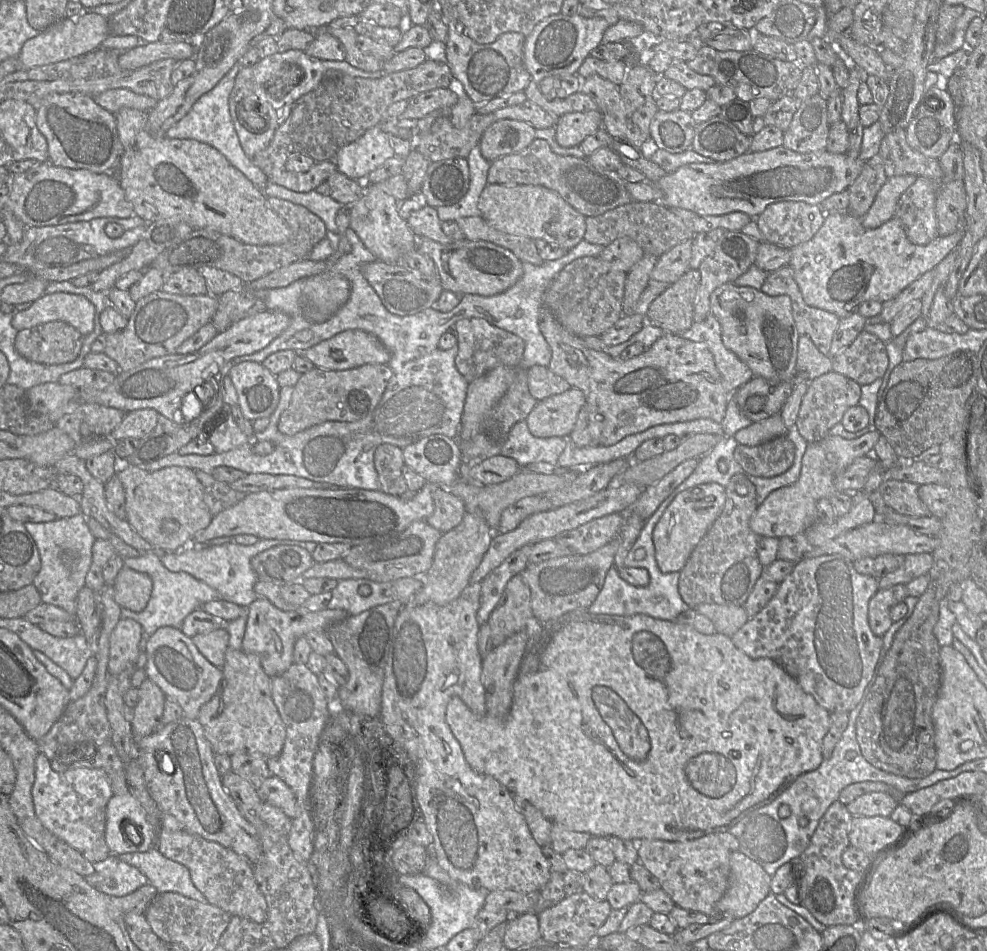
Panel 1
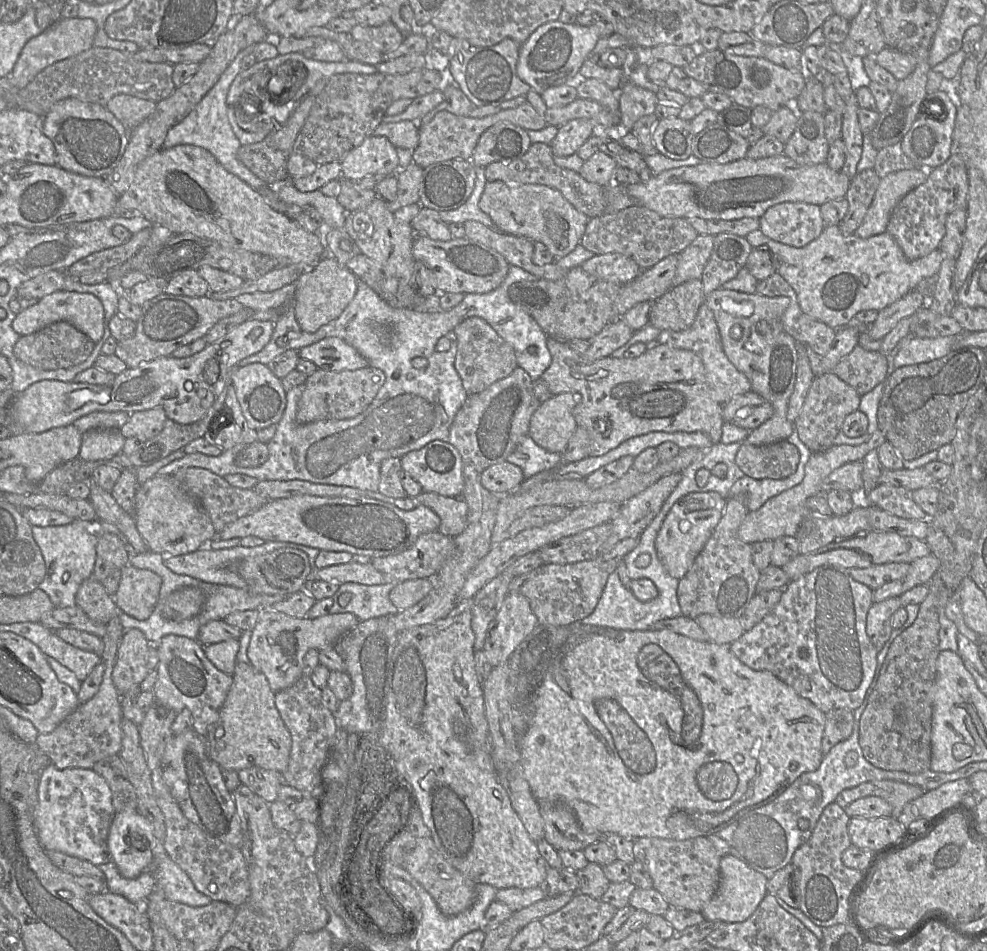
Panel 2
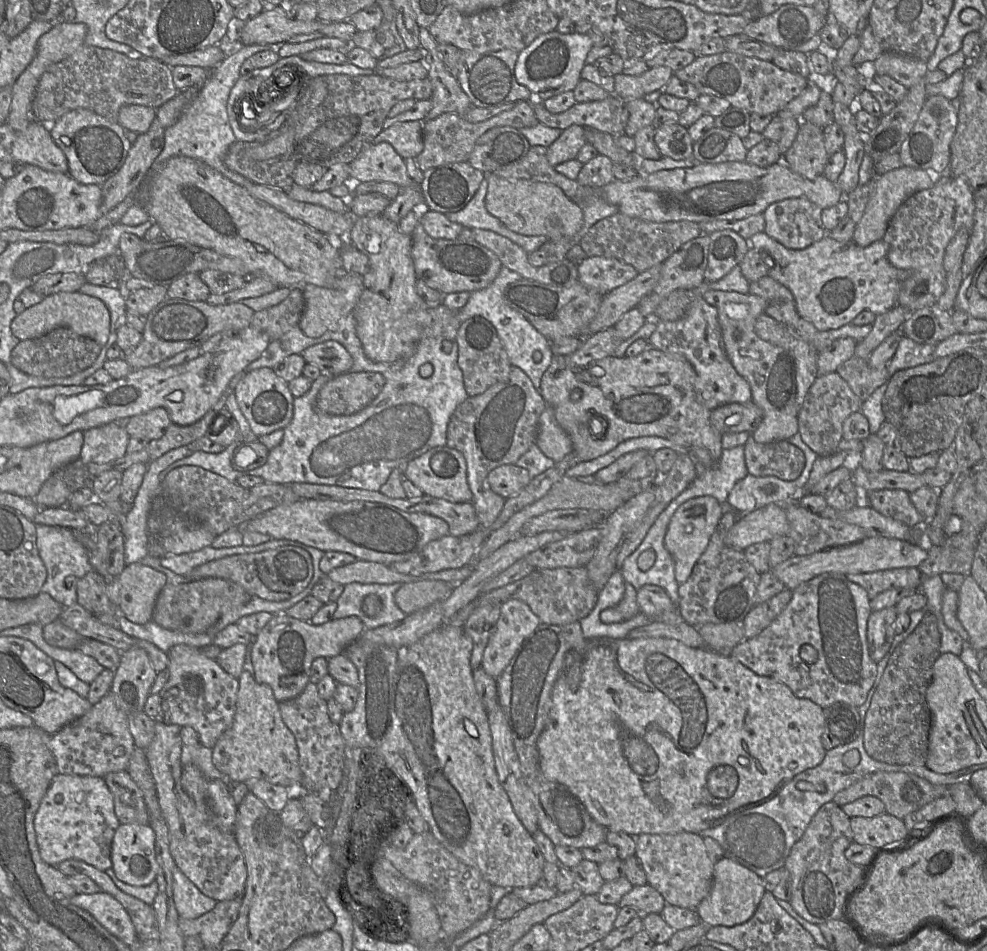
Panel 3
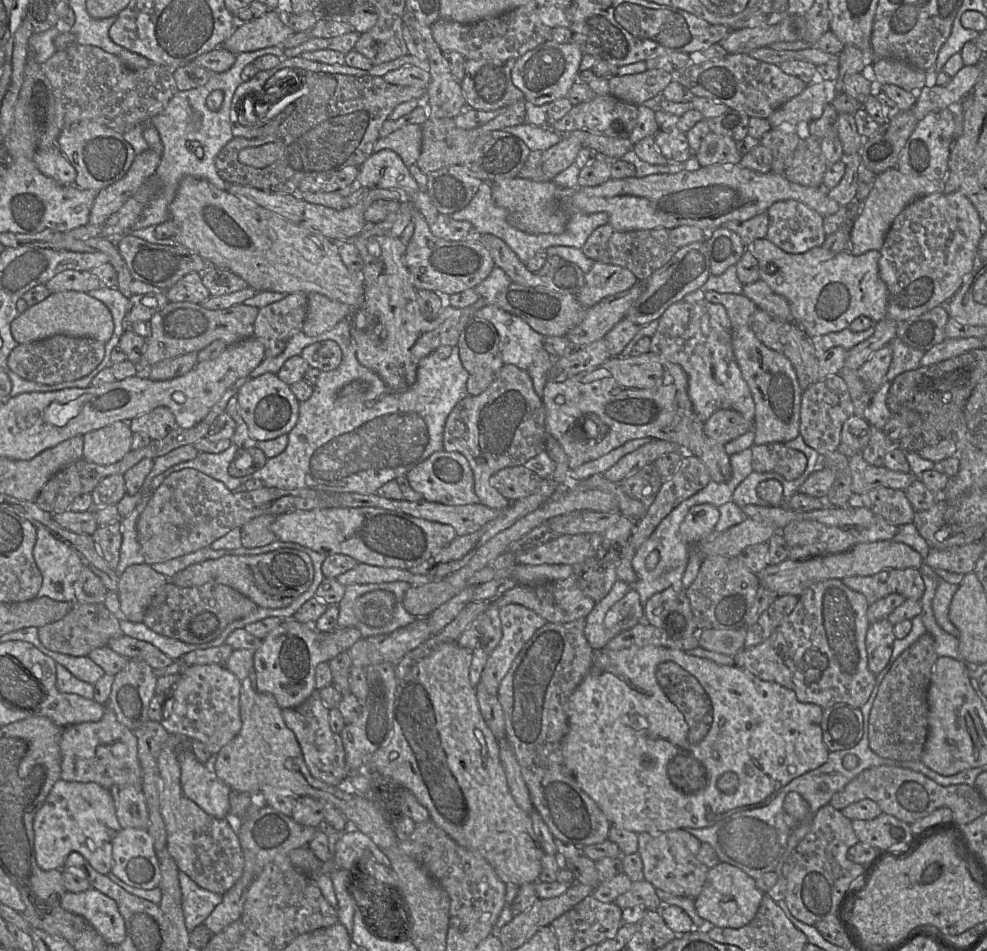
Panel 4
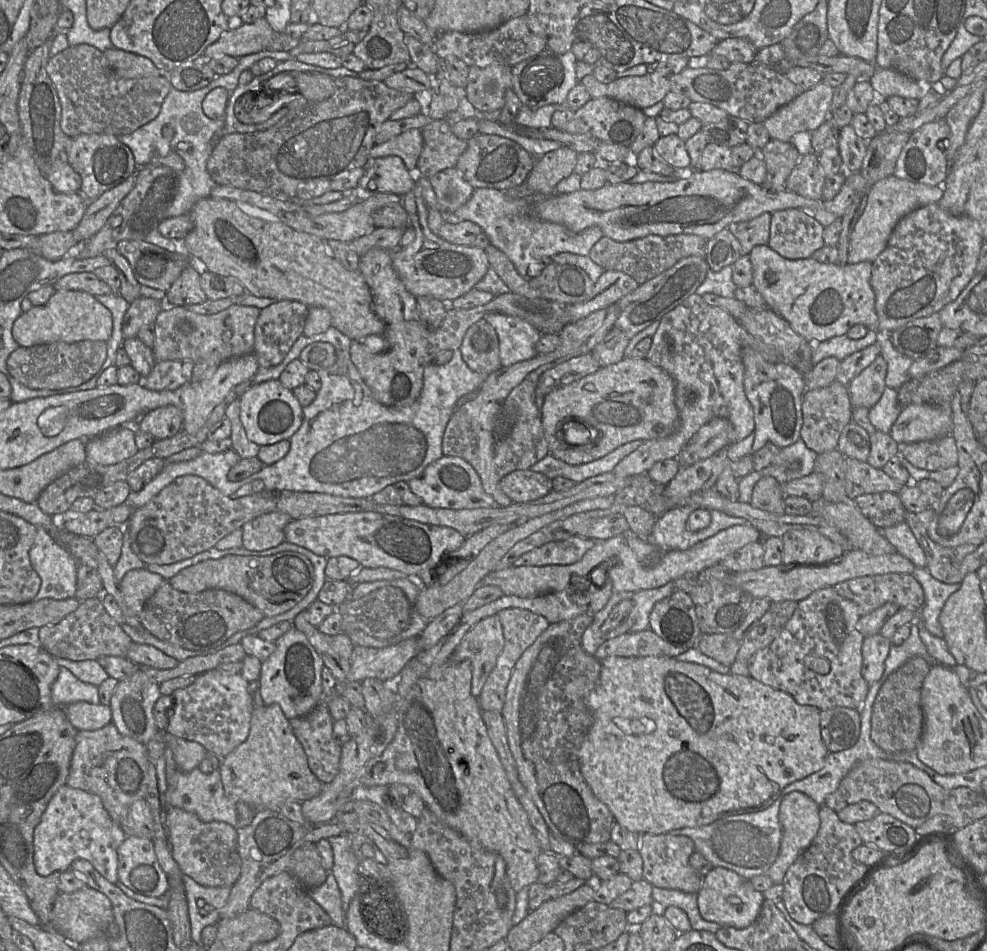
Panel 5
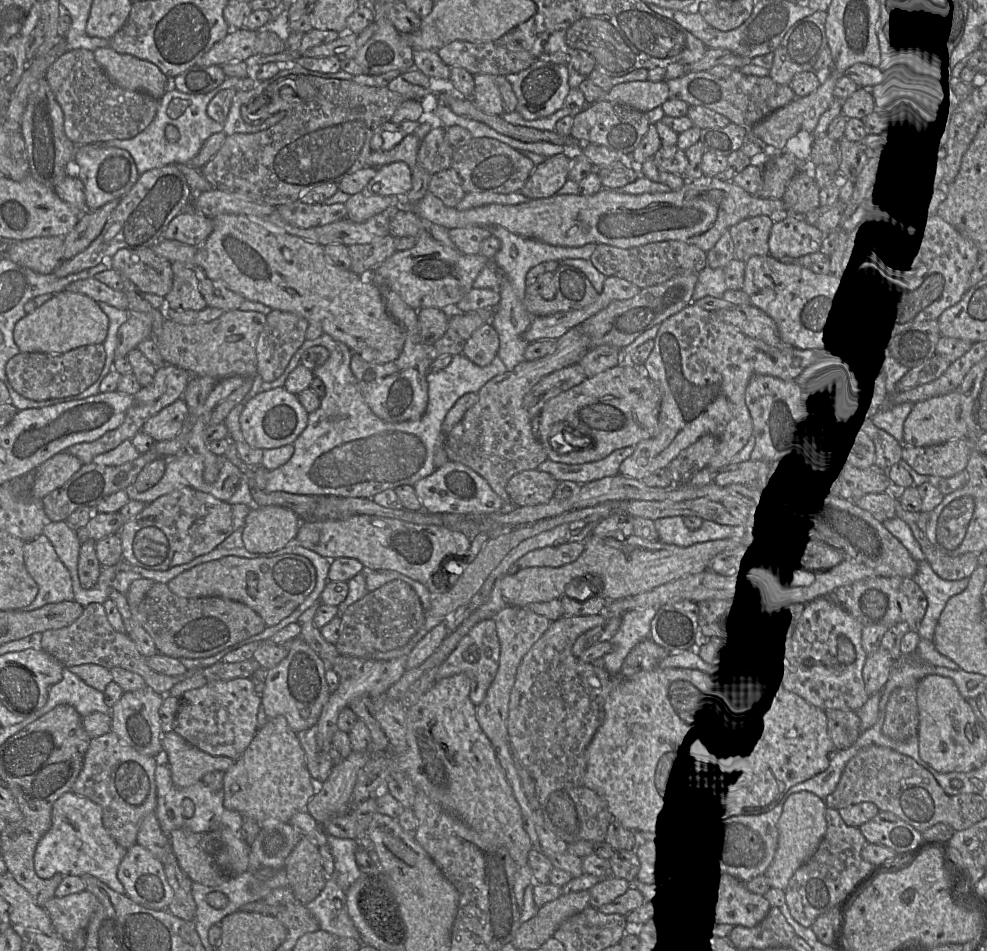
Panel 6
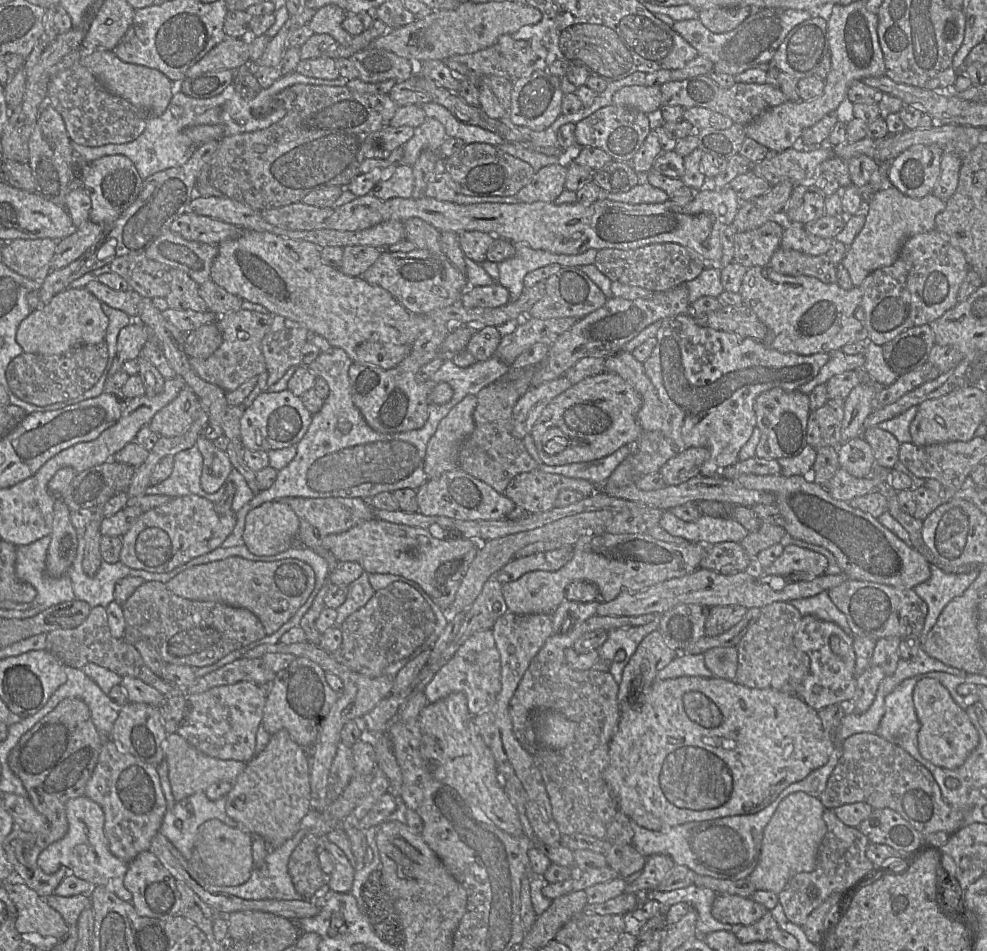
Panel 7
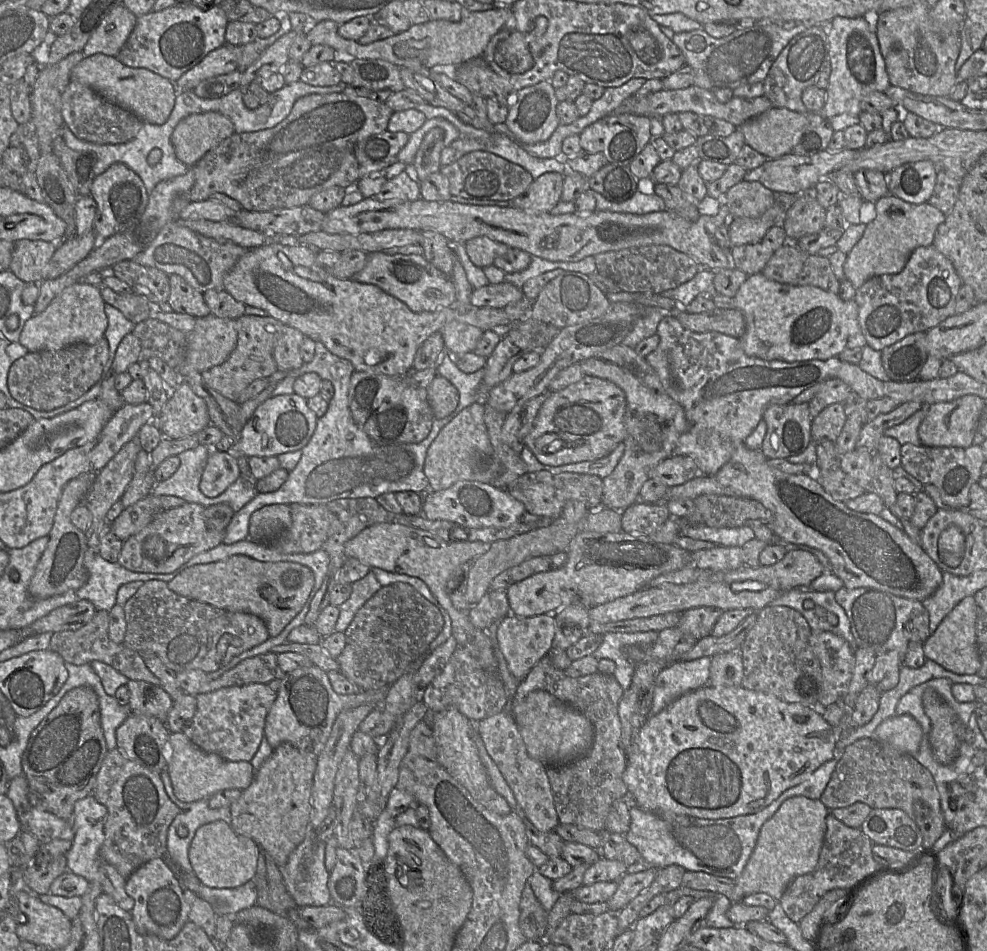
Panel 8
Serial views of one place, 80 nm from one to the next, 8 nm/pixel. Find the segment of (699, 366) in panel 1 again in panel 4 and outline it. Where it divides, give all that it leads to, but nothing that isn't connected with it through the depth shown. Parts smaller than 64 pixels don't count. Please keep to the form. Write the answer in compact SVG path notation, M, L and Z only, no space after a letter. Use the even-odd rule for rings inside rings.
M651 351L628 358L611 357L593 367L603 369L607 376L588 382L589 372L576 374L563 382L548 379L542 401L545 406L547 436L555 438L568 457L570 469L596 460L627 441L641 438L664 440L680 446L687 454L700 459L711 479L727 482L732 470L724 446L711 440L704 433L704 422L695 413L688 395L688 377L676 363ZM596 418L601 423L601 435L593 435L588 421Z

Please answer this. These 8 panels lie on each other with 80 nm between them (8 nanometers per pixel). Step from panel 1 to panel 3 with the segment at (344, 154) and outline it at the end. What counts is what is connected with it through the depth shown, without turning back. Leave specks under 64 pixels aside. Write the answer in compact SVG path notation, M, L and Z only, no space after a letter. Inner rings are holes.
M387 142L373 143L349 166L351 186L369 181L392 182L400 188L419 185L407 173L405 160Z

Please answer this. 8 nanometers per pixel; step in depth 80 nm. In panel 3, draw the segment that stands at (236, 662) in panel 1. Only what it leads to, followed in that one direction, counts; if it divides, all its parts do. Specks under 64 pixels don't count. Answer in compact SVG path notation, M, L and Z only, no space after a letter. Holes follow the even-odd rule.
M247 670L238 678L236 712L231 726L219 737L212 748L212 759L216 768L231 780L245 783L249 779L265 779L271 783L292 788L300 788L303 778L299 766L299 753L296 740L291 730L284 723L272 688L267 684L258 683Z

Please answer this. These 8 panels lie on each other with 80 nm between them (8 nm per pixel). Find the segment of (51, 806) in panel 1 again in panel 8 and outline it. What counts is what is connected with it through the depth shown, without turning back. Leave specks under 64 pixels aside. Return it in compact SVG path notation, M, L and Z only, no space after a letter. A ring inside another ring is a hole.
M92 795L75 802L71 819L74 838L71 848L66 852L67 871L84 877L89 883L99 883L103 892L110 895L120 908L131 912L134 900L125 891L126 879L119 874L114 866L105 862L99 854L104 842L104 825L107 815L107 808Z

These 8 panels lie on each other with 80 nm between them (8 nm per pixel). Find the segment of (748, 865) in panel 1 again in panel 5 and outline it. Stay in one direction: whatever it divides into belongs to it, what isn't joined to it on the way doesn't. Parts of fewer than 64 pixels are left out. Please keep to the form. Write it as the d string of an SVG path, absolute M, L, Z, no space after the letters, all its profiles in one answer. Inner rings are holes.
M713 867L702 879L702 885L697 893L698 908L701 916L721 927L729 926L738 929L747 928L758 917L764 896L754 889L750 880L736 872L723 867Z

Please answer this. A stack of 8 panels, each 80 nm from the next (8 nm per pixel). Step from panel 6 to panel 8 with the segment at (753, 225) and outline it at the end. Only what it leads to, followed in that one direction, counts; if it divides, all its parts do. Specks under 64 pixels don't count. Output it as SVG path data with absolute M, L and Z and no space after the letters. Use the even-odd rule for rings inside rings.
M774 225L758 243L731 248L731 256L735 267L750 276L762 273L772 255L786 243L788 237L784 228Z

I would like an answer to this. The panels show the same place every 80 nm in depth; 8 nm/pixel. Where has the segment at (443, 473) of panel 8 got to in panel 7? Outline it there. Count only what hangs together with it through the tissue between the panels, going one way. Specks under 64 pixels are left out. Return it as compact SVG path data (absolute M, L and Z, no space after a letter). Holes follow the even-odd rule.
M467 395L439 423L426 449L424 471L427 480L459 468L458 450L475 428L473 412L476 405L477 397Z

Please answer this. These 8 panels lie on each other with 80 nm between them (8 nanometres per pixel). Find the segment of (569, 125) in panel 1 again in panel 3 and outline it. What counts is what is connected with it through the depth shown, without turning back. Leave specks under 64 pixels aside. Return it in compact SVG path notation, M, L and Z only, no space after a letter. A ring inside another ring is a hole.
M571 125L562 130L560 136L548 147L547 159L551 166L577 158L580 149L587 143L586 128Z

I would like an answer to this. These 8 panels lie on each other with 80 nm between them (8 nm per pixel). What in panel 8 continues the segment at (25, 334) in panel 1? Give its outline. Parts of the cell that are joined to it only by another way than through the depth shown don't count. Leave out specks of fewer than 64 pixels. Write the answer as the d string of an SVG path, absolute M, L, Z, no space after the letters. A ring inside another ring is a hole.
M105 338L94 345L74 344L60 350L28 352L12 363L8 373L8 389L18 402L39 411L51 411L87 393L100 379L108 359L109 343Z

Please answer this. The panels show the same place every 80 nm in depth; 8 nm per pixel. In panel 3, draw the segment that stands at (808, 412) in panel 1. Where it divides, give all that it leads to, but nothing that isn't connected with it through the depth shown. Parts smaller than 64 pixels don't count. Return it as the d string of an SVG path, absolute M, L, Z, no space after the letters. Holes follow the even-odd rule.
M836 372L818 375L808 390L797 415L798 433L818 456L829 456L838 450L844 421L861 407L861 400Z

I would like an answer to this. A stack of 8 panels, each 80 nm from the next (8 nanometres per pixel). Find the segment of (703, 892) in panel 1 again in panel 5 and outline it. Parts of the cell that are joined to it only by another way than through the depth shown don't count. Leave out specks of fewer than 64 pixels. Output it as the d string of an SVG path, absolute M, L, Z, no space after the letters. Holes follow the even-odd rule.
M669 833L641 835L638 852L643 862L643 879L653 887L698 893L702 885L702 878L689 863L689 858L694 851L693 841L686 836L676 836Z

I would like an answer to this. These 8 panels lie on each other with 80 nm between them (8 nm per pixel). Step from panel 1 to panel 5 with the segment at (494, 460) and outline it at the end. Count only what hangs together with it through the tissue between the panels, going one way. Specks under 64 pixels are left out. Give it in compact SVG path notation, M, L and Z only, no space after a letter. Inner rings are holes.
M530 469L516 470L505 475L499 485L512 503L536 501L552 490L551 479Z

